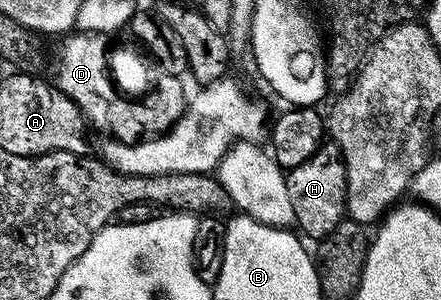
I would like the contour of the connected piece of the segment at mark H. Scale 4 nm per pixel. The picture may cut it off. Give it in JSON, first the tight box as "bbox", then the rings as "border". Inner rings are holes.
{"bbox":[285,139,347,243],"border":[[[332,139],[322,143],[315,155],[311,155],[311,159],[288,170],[285,173],[285,182],[291,207],[295,211],[296,228],[306,238],[314,237],[314,242],[320,243],[324,237],[331,235],[331,231],[335,231],[335,227],[339,227],[341,221],[346,220],[347,167],[339,147]]]}

